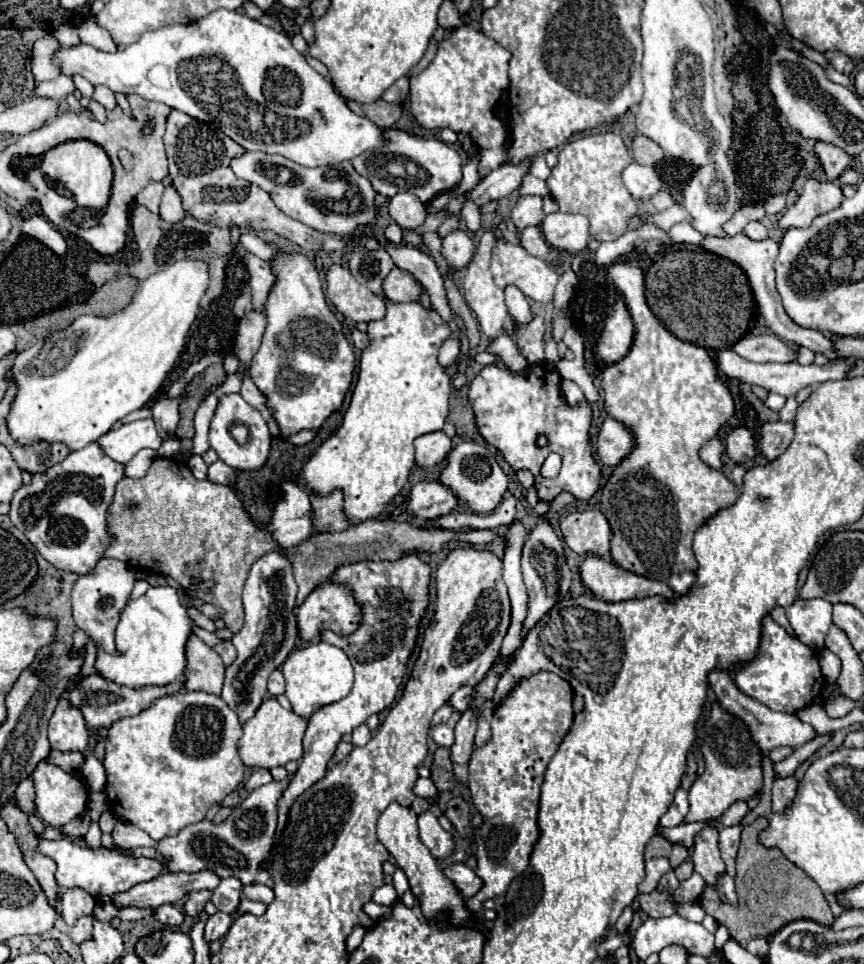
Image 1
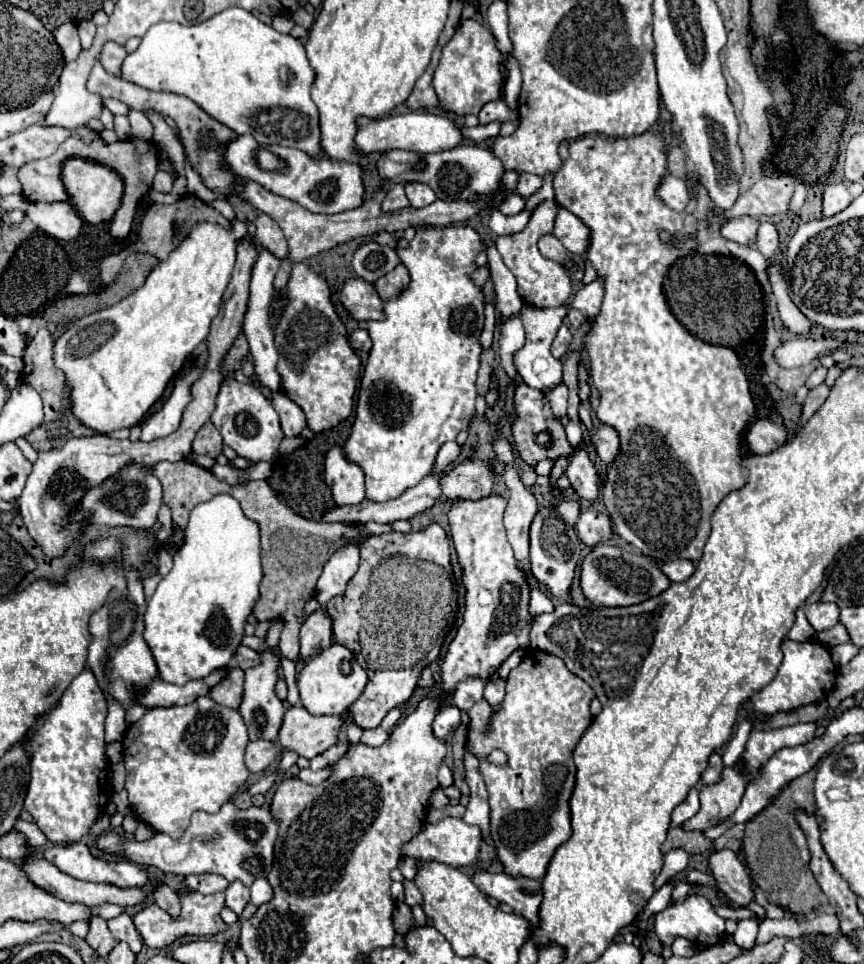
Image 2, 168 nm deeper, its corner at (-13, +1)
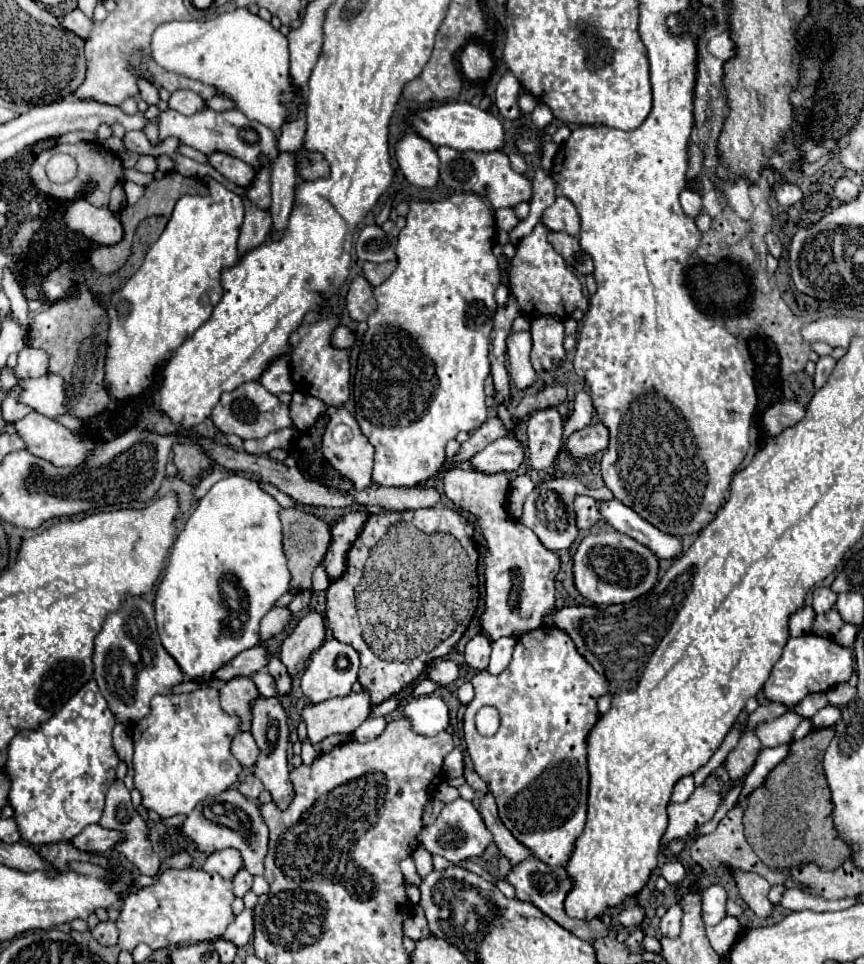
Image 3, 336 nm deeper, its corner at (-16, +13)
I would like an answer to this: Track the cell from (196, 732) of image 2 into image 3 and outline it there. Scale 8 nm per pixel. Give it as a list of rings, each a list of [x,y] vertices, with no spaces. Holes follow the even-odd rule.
[[[214,685],[184,695],[156,695],[152,699],[152,713],[135,723],[132,729],[134,786],[142,793],[142,805],[148,811],[156,811],[160,817],[190,815],[198,801],[228,789],[242,771],[242,765],[230,753],[230,743],[236,733],[238,717],[222,711]]]

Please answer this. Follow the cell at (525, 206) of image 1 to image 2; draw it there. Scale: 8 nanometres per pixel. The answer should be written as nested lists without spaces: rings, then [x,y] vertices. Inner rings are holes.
[[[541,201],[527,227],[521,231],[521,233],[515,233],[511,237],[499,237],[495,243],[497,243],[497,249],[503,257],[503,263],[507,265],[507,269],[515,275],[517,279],[517,291],[521,295],[521,299],[525,303],[531,303],[531,305],[537,305],[537,307],[559,307],[563,305],[569,295],[573,293],[571,289],[571,279],[567,277],[567,273],[563,271],[563,267],[551,259],[545,259],[539,249],[537,249],[537,241],[539,237],[547,235],[547,233],[553,233],[553,223],[555,223],[555,217],[557,217],[557,203],[555,201]]]

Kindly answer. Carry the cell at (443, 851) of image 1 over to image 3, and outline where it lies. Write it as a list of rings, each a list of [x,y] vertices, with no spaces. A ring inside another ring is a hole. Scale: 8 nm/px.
[[[456,799],[454,803],[444,805],[444,809],[440,811],[434,825],[428,825],[420,831],[418,841],[432,855],[440,855],[440,857],[448,859],[450,863],[460,863],[468,857],[480,857],[484,853],[484,849],[492,843],[492,833],[486,829],[484,819],[480,817],[480,813],[476,811],[476,807],[470,801]]]

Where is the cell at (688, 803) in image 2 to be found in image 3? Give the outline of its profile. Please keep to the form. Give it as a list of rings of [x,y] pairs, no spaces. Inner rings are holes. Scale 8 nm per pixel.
[[[686,775],[674,785],[670,801],[672,803],[684,803],[692,795],[692,791],[694,791],[694,779],[692,779],[692,775]]]

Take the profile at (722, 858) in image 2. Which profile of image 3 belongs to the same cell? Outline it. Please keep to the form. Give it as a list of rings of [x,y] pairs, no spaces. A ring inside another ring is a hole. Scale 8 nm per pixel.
[[[738,871],[734,875],[734,881],[738,885],[740,897],[748,903],[748,907],[762,919],[766,919],[768,915],[772,915],[774,905],[768,899],[768,891],[770,891],[770,883],[756,875],[756,873],[746,873],[746,871]]]

